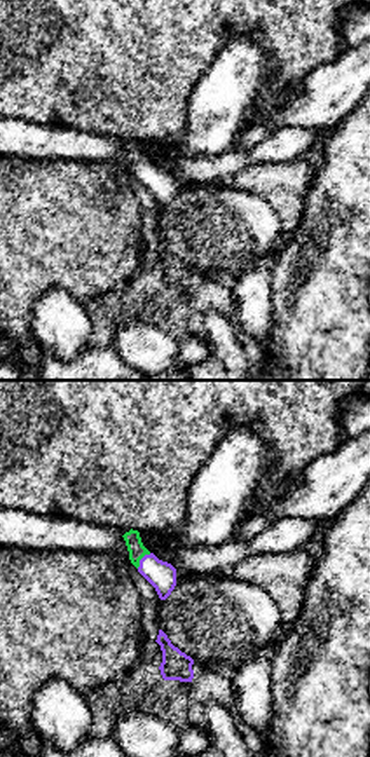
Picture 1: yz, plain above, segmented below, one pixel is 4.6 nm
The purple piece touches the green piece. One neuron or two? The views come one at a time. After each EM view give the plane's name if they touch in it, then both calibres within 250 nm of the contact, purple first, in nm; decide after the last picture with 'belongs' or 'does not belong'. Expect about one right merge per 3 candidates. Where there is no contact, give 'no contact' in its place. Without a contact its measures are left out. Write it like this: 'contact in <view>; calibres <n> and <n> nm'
contact in yz; calibres 130 and 80 nm

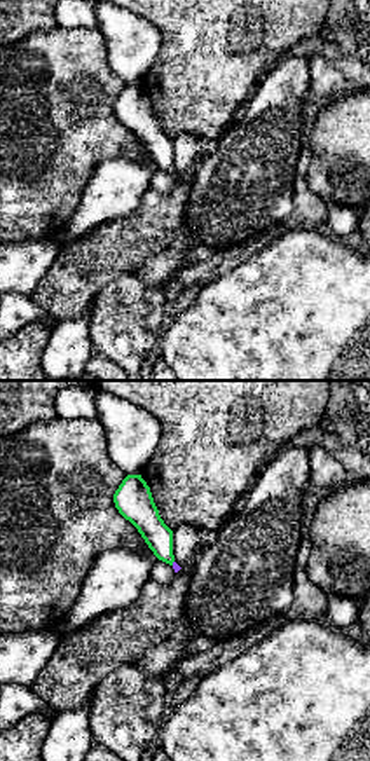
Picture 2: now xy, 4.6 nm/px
no contact

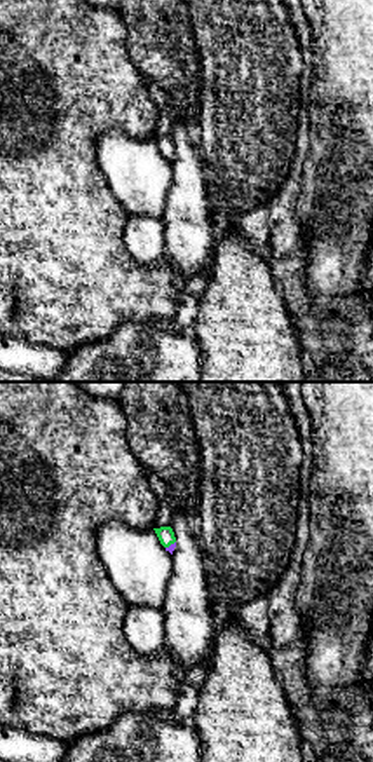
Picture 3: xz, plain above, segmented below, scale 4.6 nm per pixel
contact in xz; calibres 30 and 80 nm

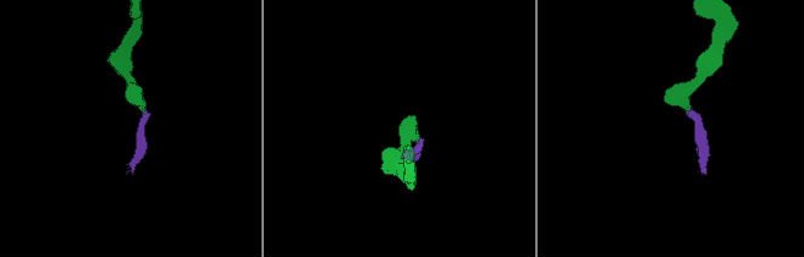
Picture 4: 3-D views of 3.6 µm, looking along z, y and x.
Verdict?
belongs

